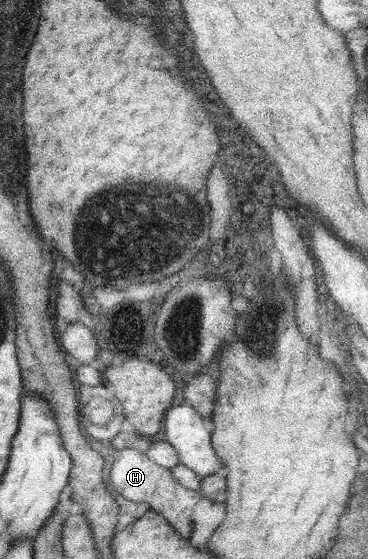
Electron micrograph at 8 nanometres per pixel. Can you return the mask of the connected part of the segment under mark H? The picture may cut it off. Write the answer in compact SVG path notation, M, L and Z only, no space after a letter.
M126 447L119 451L119 453L116 453L116 457L105 481L123 499L133 504L145 503L149 510L154 511L157 515L165 519L175 530L175 533L179 534L181 539L188 539L190 537L192 509L195 503L200 500L200 494L181 487L171 477L169 470L153 464L143 451Z

